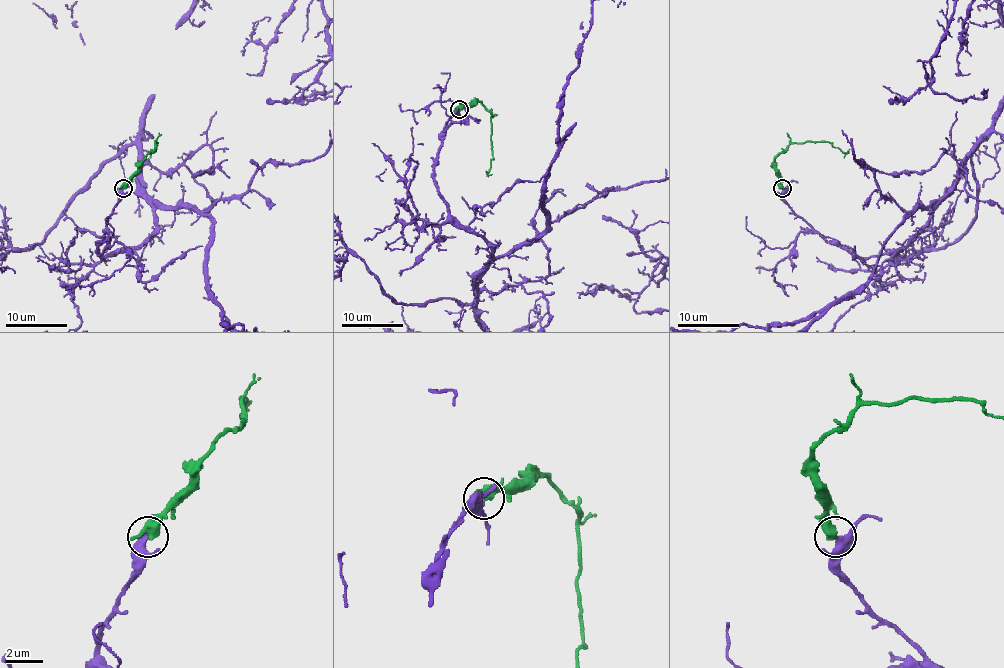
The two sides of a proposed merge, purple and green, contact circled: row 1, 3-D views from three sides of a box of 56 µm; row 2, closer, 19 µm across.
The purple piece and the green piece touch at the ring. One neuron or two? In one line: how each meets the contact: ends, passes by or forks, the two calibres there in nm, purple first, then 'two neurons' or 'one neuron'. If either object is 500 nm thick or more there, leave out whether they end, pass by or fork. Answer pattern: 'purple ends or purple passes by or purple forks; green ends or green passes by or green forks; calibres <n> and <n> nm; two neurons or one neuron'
purple passes by; green passes by; calibres 400 and 400 nm; two neurons

